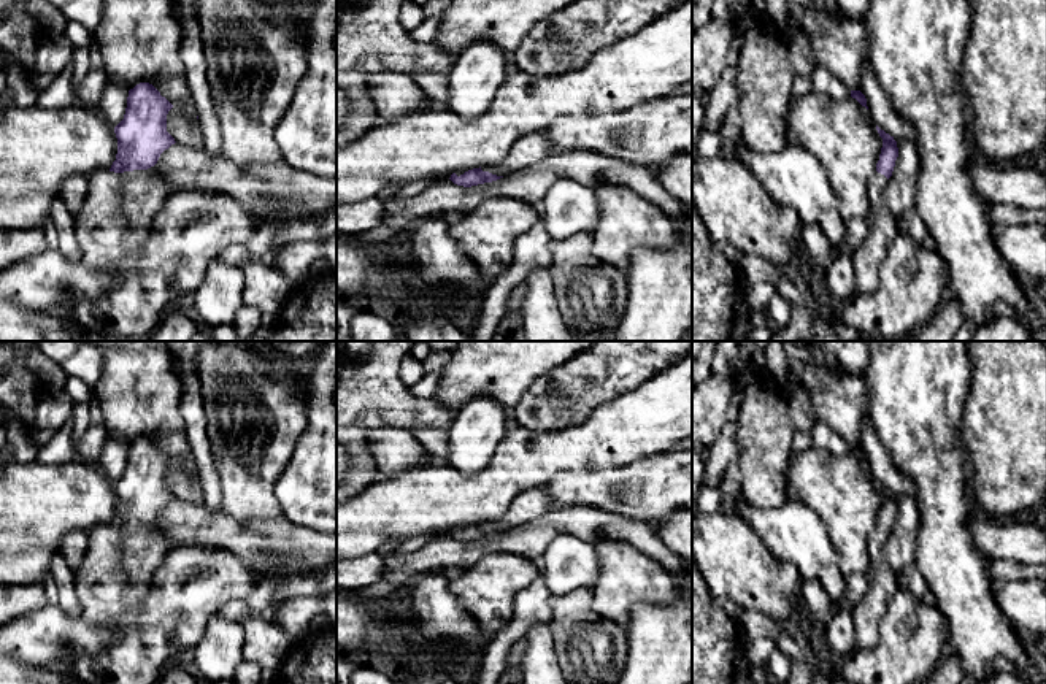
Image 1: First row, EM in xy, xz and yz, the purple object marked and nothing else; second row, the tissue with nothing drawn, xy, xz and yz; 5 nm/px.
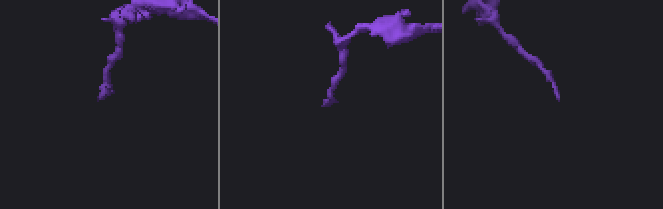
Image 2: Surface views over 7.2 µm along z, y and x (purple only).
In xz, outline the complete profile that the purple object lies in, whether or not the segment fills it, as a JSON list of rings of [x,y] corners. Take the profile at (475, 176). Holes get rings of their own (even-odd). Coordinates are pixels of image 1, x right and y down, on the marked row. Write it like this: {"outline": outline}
{"outline": [[[535,132],[522,136],[498,165],[457,171],[452,173],[449,179],[463,187],[492,183],[510,173],[535,165],[551,154],[554,154],[554,149],[544,133]]]}

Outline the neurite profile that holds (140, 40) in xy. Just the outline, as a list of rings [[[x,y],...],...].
[[[103,0],[102,21],[90,32],[103,56],[108,83],[122,83],[129,90],[140,83],[152,84],[173,108],[167,114],[167,132],[176,143],[205,149],[205,140],[186,83],[179,57],[184,38],[175,0]]]

